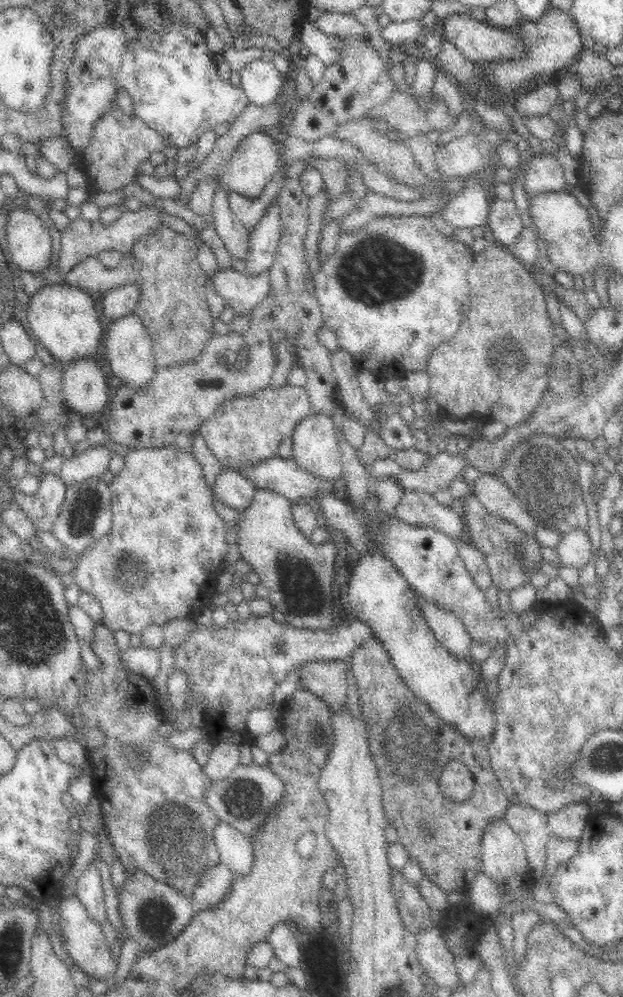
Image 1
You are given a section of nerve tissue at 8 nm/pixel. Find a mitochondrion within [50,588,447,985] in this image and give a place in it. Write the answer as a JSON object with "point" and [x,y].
{"point":[171,834]}

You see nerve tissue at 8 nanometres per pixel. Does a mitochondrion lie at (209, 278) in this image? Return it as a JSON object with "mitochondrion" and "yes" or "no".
{"mitochondrion":"no"}

